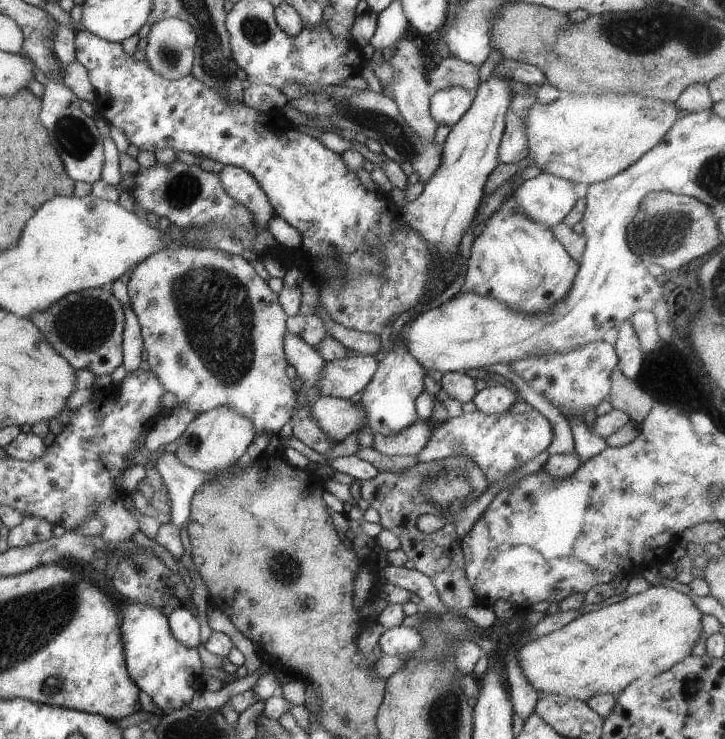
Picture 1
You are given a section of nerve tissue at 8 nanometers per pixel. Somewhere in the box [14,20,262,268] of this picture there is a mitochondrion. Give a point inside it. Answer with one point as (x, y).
(74, 137)

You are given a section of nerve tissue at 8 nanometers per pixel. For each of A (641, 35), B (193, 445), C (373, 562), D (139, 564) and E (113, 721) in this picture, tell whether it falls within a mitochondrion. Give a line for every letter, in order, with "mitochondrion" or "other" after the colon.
A: mitochondrion
B: mitochondrion
C: other
D: mitochondrion
E: other

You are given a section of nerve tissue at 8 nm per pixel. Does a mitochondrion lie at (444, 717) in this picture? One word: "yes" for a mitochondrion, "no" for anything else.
yes

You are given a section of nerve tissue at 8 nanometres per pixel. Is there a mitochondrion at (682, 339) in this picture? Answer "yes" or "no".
no

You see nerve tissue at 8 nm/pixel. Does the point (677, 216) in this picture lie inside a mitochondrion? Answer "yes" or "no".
yes

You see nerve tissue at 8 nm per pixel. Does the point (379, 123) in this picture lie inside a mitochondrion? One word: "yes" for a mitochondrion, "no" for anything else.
yes

